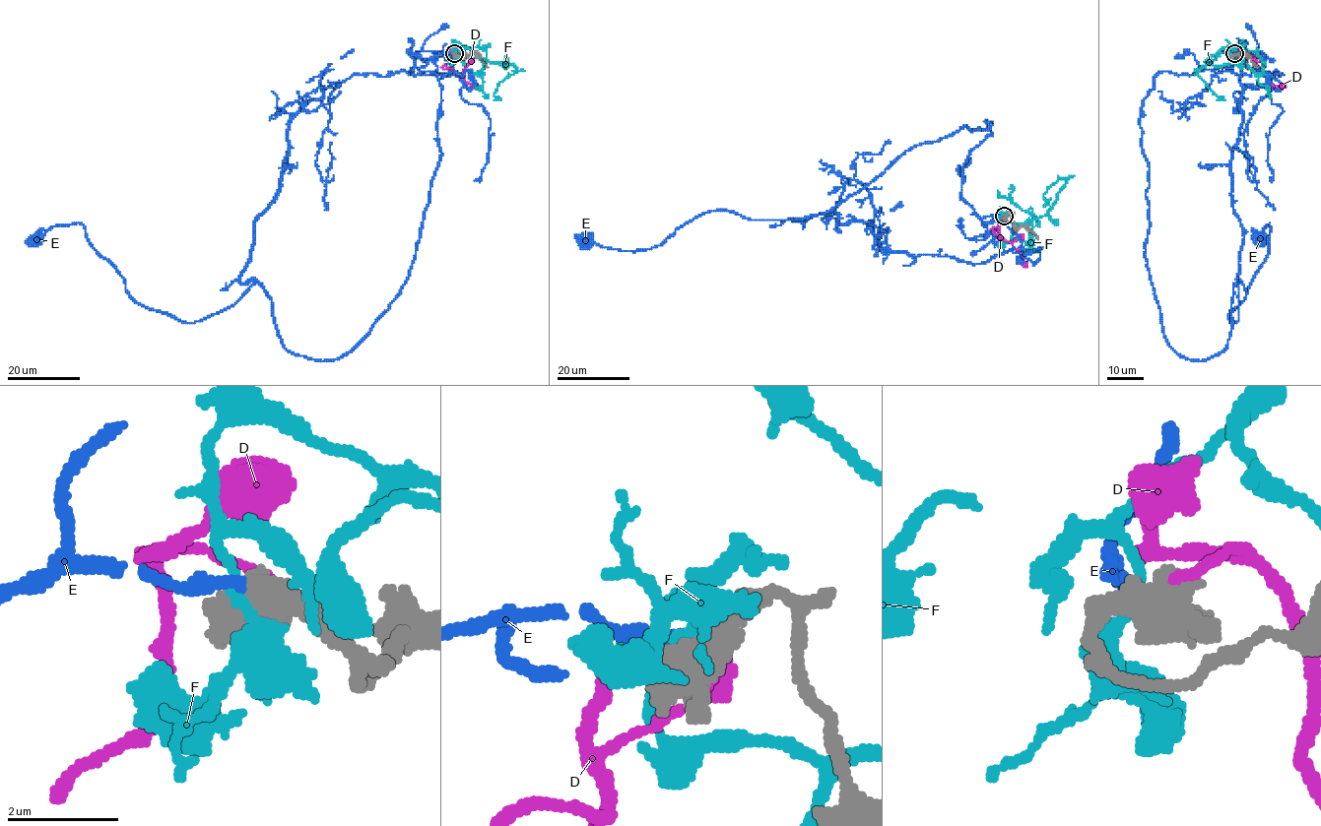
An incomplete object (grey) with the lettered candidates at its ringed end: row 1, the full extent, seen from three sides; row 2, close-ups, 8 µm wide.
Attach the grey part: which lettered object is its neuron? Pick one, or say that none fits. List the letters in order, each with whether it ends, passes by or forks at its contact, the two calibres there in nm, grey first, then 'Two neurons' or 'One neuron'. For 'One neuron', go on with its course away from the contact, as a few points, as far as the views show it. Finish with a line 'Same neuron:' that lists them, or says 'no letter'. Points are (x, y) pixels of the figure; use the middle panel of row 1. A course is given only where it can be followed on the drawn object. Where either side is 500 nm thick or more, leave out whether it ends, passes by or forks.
D: It ends there. Thickness 440 nm (grey) against 190 nm. Two neurons
E: Thickness 650 nm (grey) against 240 nm. One neuron. Its course: (1005, 216), (959, 195), (986, 119), (906, 150), (826, 213), (711, 210), (652, 247), (585, 242)
F: Thickness 650 nm (grey) against 240 nm. Two neurons
Same neuron: E

